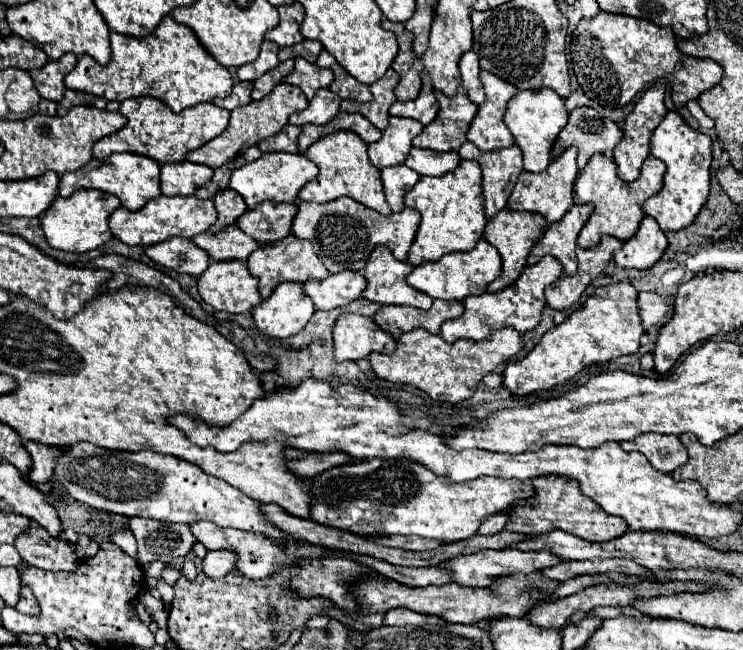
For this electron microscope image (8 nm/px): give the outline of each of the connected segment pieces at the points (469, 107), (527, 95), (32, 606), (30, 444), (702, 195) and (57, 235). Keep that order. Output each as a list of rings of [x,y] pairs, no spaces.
[[[458,87],[454,97],[448,97],[434,89],[434,95],[440,103],[440,111],[436,119],[422,129],[418,137],[414,137],[412,145],[432,151],[458,151],[462,143],[466,143],[466,131],[478,111],[466,91]]]
[[[538,89],[538,91],[518,91],[504,113],[504,121],[514,135],[516,145],[522,149],[524,155],[524,169],[530,173],[544,171],[550,163],[550,149],[558,137],[558,133],[568,123],[568,109],[564,99],[556,95],[552,89]]]
[[[20,583],[20,593],[22,593],[22,607],[16,607],[20,613],[28,613],[28,615],[36,615],[40,613],[40,607],[32,595],[32,591],[28,591],[28,585]]]
[[[24,441],[24,447],[26,447],[26,451],[30,453],[30,457],[34,461],[28,479],[32,483],[46,483],[46,481],[50,481],[50,477],[54,475],[56,461],[64,453],[64,449],[40,445],[36,441]]]
[[[670,111],[662,119],[662,123],[656,127],[650,141],[650,153],[658,157],[660,161],[664,161],[668,171],[664,175],[664,187],[660,189],[660,193],[646,199],[642,209],[646,215],[658,221],[664,233],[692,225],[696,215],[704,207],[710,193],[710,163],[712,163],[710,145],[712,145],[712,139],[692,129],[676,111]]]
[[[80,189],[66,199],[56,197],[50,209],[40,219],[44,237],[50,247],[60,251],[70,251],[70,253],[92,251],[112,239],[112,233],[108,229],[108,217],[118,207],[120,207],[120,201],[116,197],[94,189]]]

